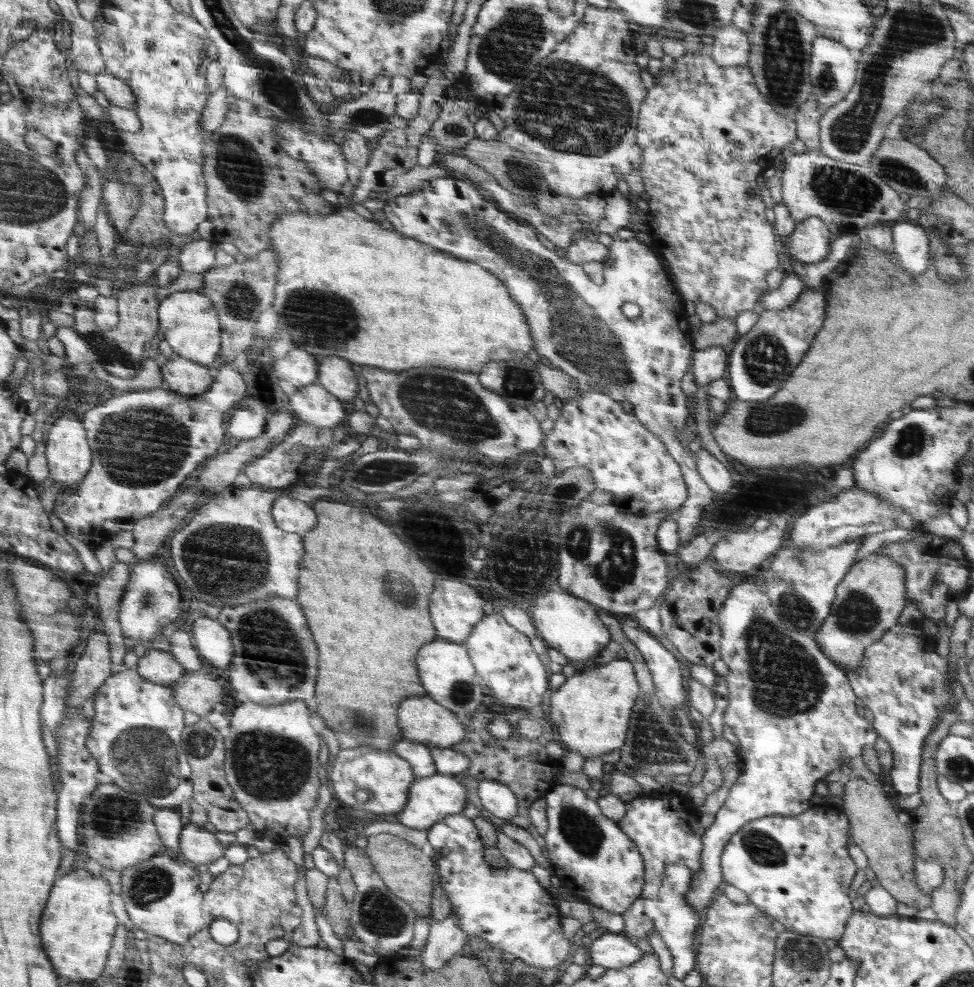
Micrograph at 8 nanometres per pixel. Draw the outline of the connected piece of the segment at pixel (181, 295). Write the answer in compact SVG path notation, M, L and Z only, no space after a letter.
M201 290L179 291L161 301L162 337L174 347L178 356L212 366L218 360L223 346L222 321L213 298Z

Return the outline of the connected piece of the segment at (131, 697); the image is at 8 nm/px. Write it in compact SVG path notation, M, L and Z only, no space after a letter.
M126 668L116 675L113 674L101 686L94 706L96 714L94 730L89 738L89 749L100 761L102 772L111 776L114 783L144 796L148 802L159 808L179 808L184 802L194 801L194 770L184 744L186 710L178 703L177 694L171 685L142 677L138 668Z

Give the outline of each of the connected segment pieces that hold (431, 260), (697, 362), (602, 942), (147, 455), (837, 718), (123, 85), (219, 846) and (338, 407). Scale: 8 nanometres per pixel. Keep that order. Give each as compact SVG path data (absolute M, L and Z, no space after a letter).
M357 208L334 211L326 216L306 216L306 214L292 213L274 222L272 228L266 234L267 240L273 252L277 252L279 260L276 267L275 296L272 307L278 313L278 332L288 330L292 340L300 346L306 346L312 354L318 354L318 362L322 360L320 356L342 356L350 358L350 362L356 364L366 364L366 366L378 366L384 370L408 370L414 366L422 364L434 364L434 366L444 366L444 368L454 368L454 370L466 370L466 372L480 372L484 364L488 362L498 362L498 360L527 360L528 352L534 349L534 338L530 324L526 321L526 314L522 311L522 306L514 301L509 287L492 271L486 269L478 263L468 262L450 255L446 251L436 250L426 243L408 238L396 230L382 228L379 219L372 220L364 218L357 213Z
M712 345L705 349L700 349L694 353L694 366L692 375L698 387L708 387L714 380L724 376L724 371L729 360L726 347L722 345Z
M604 932L600 938L589 941L589 959L593 969L620 969L634 965L643 953L625 934Z
M234 361L224 362L220 369L212 388L201 395L183 395L168 387L113 393L85 414L83 422L94 452L93 470L85 484L75 491L76 495L60 494L55 504L56 516L66 523L72 536L86 540L86 522L102 524L104 520L138 521L157 514L181 493L184 482L210 456L220 452L220 446L228 436L228 424L240 407L238 404L244 398L250 398L250 382L244 380L244 375L234 366Z
M742 582L738 584L734 590L731 591L730 598L725 600L724 608L720 612L720 625L723 635L721 637L721 659L728 665L728 674L724 677L724 684L728 688L729 703L723 712L723 722L726 726L732 728L732 732L738 739L738 760L739 763L739 776L738 780L730 791L728 797L722 807L716 813L714 823L706 830L705 836L702 838L702 870L694 876L692 890L689 894L686 894L686 902L690 902L690 905L696 907L698 911L707 908L712 895L720 882L722 882L724 875L722 874L721 866L721 854L725 850L725 846L732 840L734 834L737 834L748 822L758 820L758 818L764 818L766 816L798 816L806 812L806 810L816 807L819 803L818 799L818 786L822 786L822 782L827 782L826 778L830 778L830 772L841 768L841 765L848 760L848 758L854 758L861 755L866 749L866 744L875 744L878 741L879 734L876 734L877 729L872 728L872 724L858 716L856 714L856 696L850 688L850 682L846 678L845 671L841 667L834 664L832 659L822 651L822 648L818 646L816 638L808 636L803 632L791 633L789 629L782 624L782 620L778 618L778 614L771 606L771 601L768 596L758 589L758 586L750 582Z
M110 70L102 72L96 76L98 89L110 100L110 104L115 106L138 111L138 97L132 86L123 78L112 74Z
M191 822L184 828L180 842L179 855L192 864L209 865L226 854L224 844L214 832Z
M320 383L300 387L290 398L297 420L322 427L336 427L345 423L348 413L342 401L331 395Z

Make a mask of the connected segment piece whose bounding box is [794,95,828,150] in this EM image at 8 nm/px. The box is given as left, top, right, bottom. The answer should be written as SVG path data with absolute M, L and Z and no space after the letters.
M812 95L800 105L794 116L797 119L798 138L804 142L807 150L821 150L820 125L828 107L820 106Z

